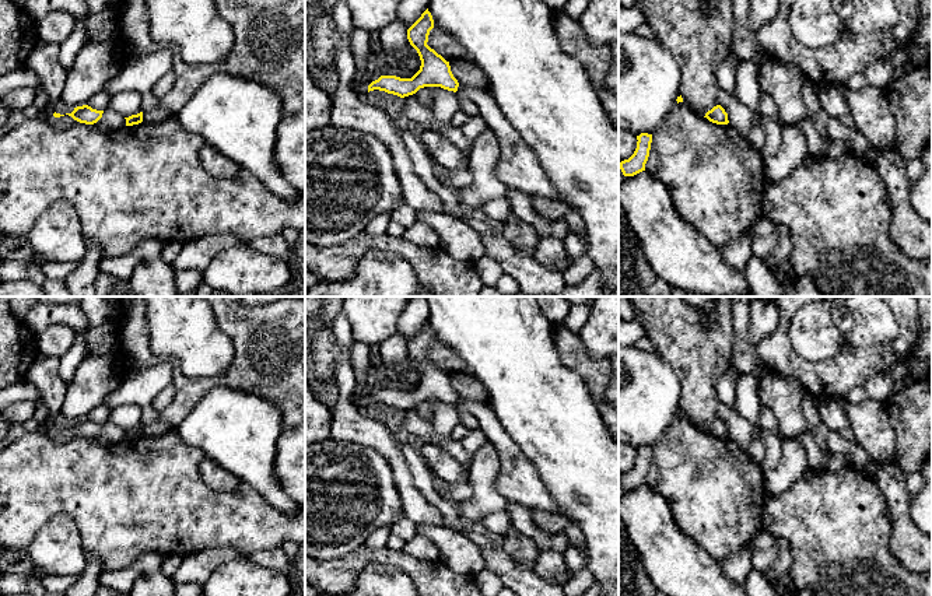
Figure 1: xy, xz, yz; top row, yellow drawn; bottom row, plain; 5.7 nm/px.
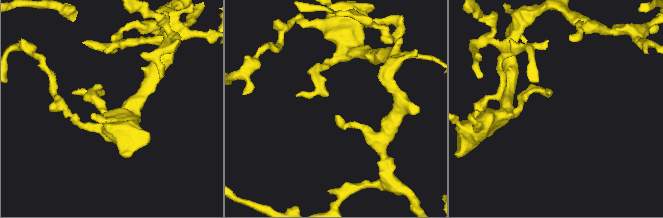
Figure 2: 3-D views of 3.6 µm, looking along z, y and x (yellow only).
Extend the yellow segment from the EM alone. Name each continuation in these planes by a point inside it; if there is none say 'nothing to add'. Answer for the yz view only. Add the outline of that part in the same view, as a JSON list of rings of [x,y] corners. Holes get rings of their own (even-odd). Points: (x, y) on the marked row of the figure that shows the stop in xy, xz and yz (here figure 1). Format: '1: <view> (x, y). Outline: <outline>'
nothing to add

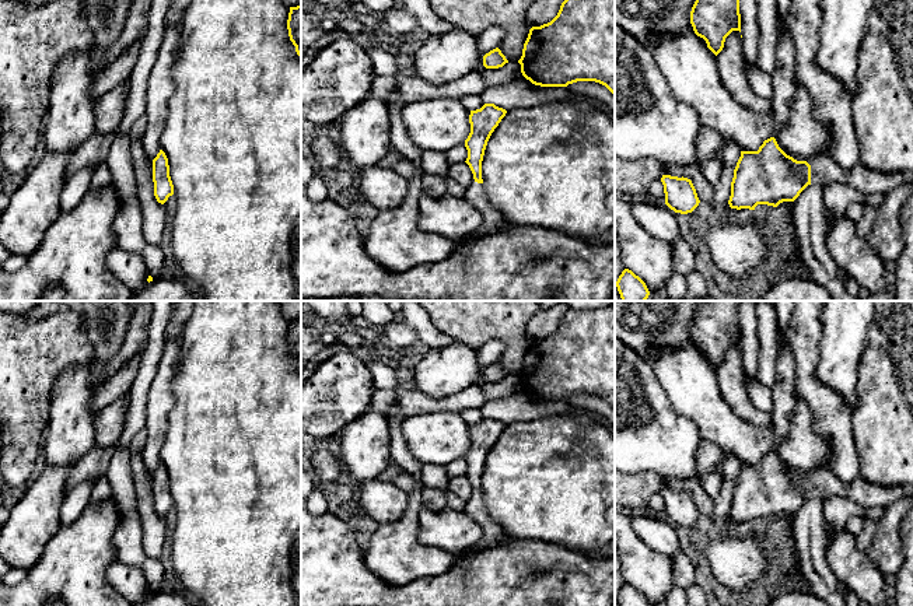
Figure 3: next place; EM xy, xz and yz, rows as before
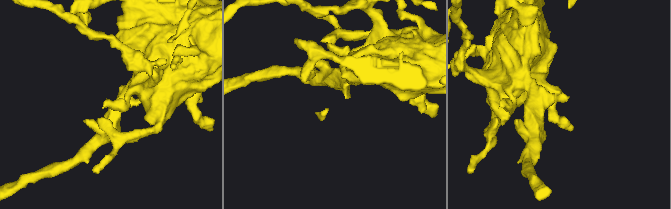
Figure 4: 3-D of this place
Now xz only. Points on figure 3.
1: xz (475, 193). Outline: [[[472,179],[471,185],[465,189],[464,197],[483,216],[485,220],[478,231],[464,239],[479,239],[511,228],[503,214],[490,204],[483,183],[478,183]]]

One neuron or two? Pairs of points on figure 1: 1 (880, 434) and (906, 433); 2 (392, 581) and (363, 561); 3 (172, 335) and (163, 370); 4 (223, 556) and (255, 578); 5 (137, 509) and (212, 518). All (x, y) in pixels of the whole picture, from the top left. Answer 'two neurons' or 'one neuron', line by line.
1: two neurons
2: two neurons
3: two neurons
4: two neurons
5: one neuron

